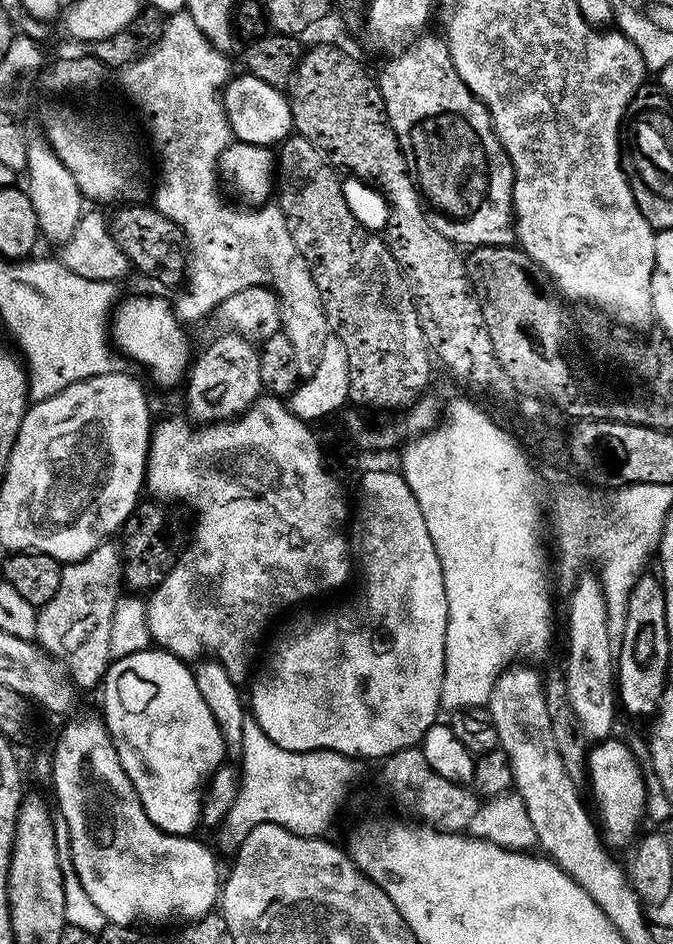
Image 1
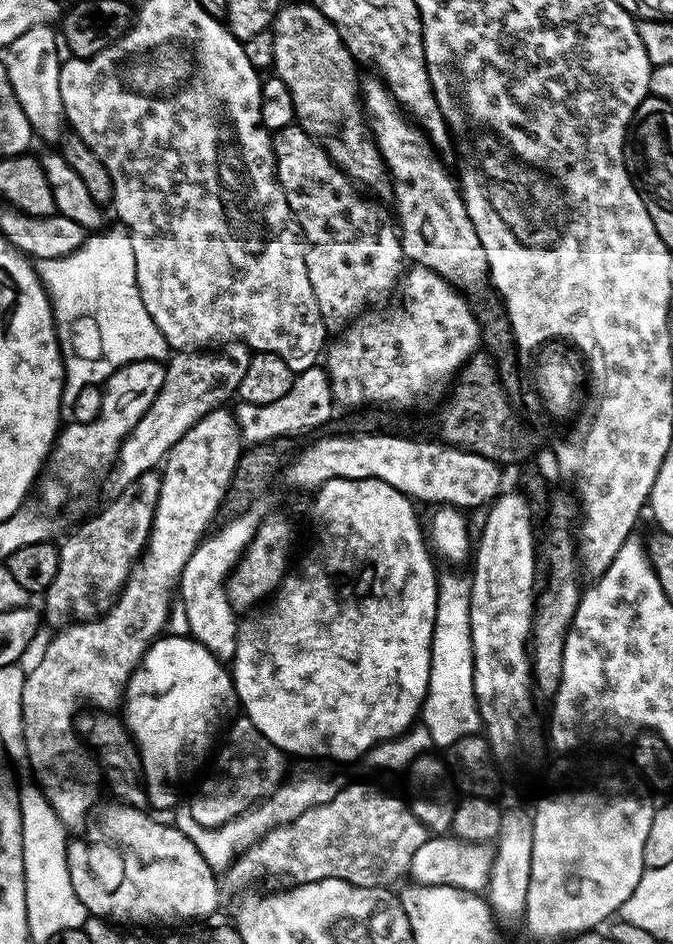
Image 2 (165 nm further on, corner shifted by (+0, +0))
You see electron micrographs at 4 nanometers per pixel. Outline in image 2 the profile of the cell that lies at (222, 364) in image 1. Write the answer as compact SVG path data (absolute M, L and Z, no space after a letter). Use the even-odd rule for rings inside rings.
M227 407L216 408L206 414L201 420L194 422L194 426L190 426L190 430L186 430L186 434L178 438L178 442L174 442L164 458L160 472L160 497L152 533L148 536L148 546L132 565L132 572L120 591L120 597L103 616L95 620L73 622L59 629L55 633L56 637L45 646L40 661L32 669L27 669L22 686L22 734L26 738L28 768L36 775L33 776L35 783L40 785L50 806L54 806L58 818L69 830L83 829L89 819L88 811L101 803L102 773L93 753L78 735L79 708L89 700L93 709L112 710L115 709L115 704L117 707L123 701L128 679L140 665L140 659L149 646L159 640L165 631L182 570L186 562L190 562L190 554L194 554L200 541L213 527L212 519L215 518L216 511L225 503L241 451L240 427L235 415Z

